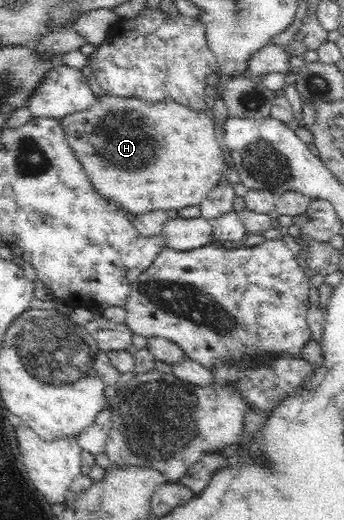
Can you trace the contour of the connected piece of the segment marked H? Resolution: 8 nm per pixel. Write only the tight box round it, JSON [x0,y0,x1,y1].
[59,96,225,215]

